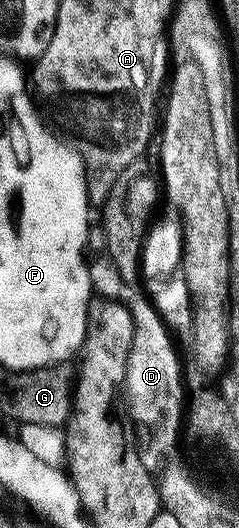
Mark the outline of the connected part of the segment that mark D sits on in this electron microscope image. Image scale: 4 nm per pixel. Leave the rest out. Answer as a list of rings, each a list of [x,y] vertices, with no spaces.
[[[115,272],[102,280],[101,286],[104,297],[114,298],[131,312],[133,321],[133,339],[131,352],[127,355],[127,368],[123,390],[129,393],[129,414],[145,429],[146,435],[177,434],[181,426],[181,401],[187,398],[187,390],[183,385],[183,367],[177,363],[177,350],[169,339],[170,331],[158,308],[149,298],[145,299],[136,289],[134,283],[123,280]]]

